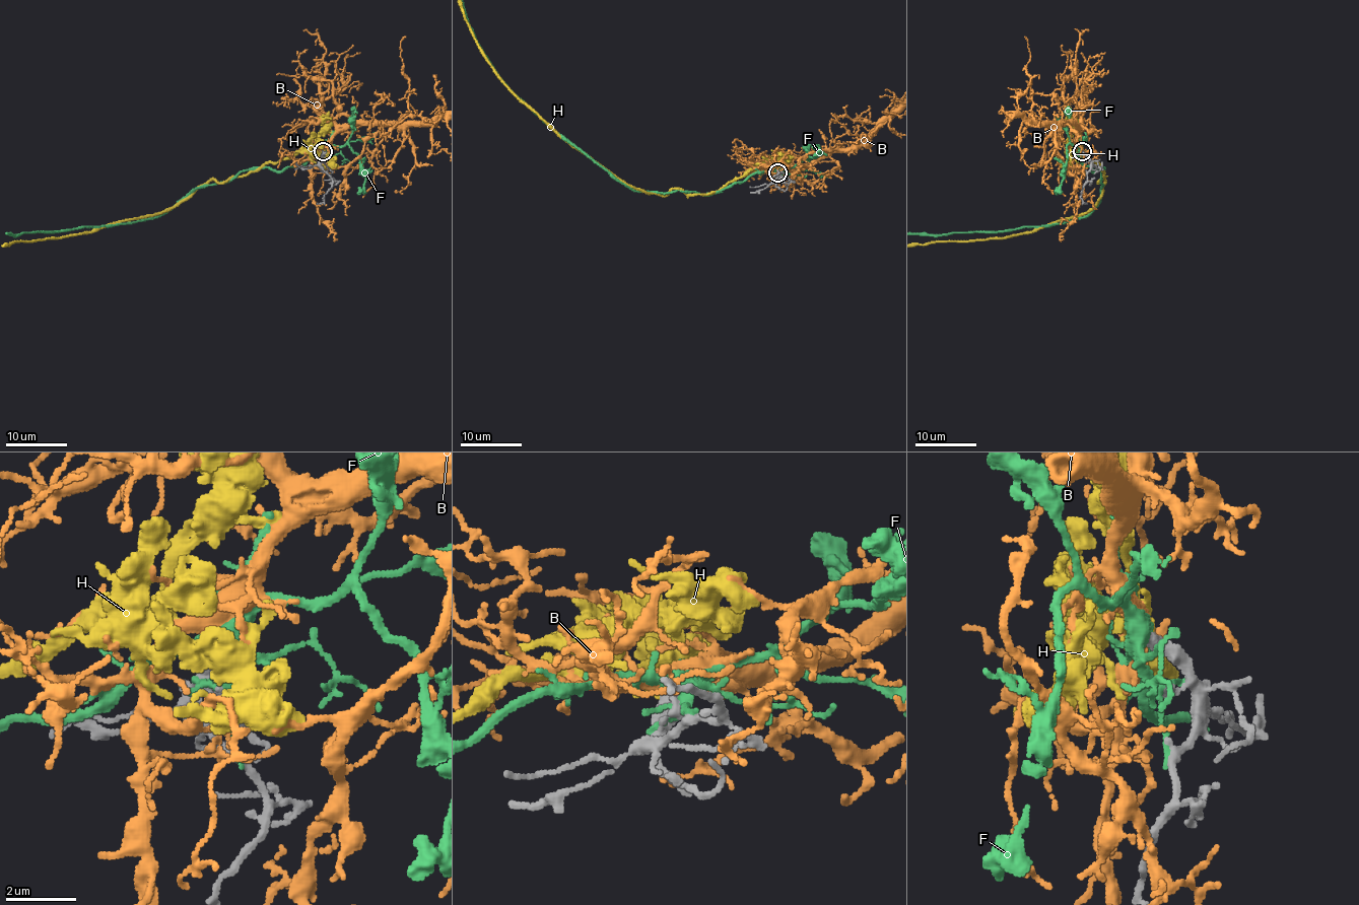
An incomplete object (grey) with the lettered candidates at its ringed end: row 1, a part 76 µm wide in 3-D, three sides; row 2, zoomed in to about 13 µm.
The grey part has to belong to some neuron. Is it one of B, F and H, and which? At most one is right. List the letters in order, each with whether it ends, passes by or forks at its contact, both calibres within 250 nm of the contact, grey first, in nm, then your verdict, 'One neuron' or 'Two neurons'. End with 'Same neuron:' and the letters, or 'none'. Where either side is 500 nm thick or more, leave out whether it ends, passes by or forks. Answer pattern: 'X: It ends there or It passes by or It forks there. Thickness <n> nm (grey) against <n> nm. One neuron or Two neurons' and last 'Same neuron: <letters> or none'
B: It forks there. Thickness 440 nm (grey) against 400 nm. One neuron
F: It forks there. Thickness 440 nm (grey) against 400 nm. Two neurons
H: It passes by. Thickness 440 nm (grey) against 140 nm. Two neurons
Same neuron: B

